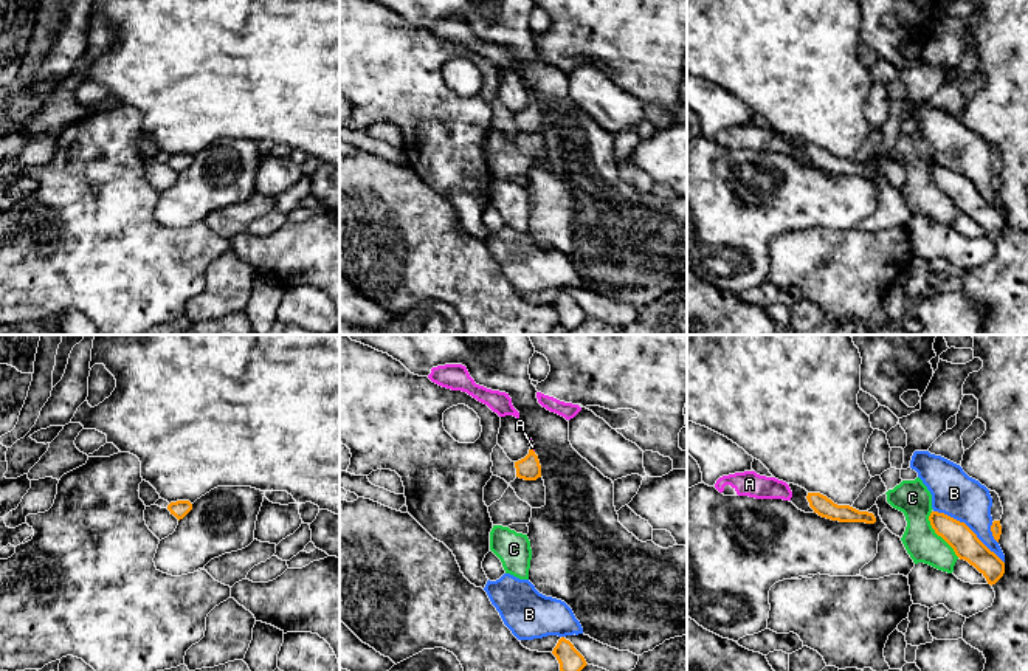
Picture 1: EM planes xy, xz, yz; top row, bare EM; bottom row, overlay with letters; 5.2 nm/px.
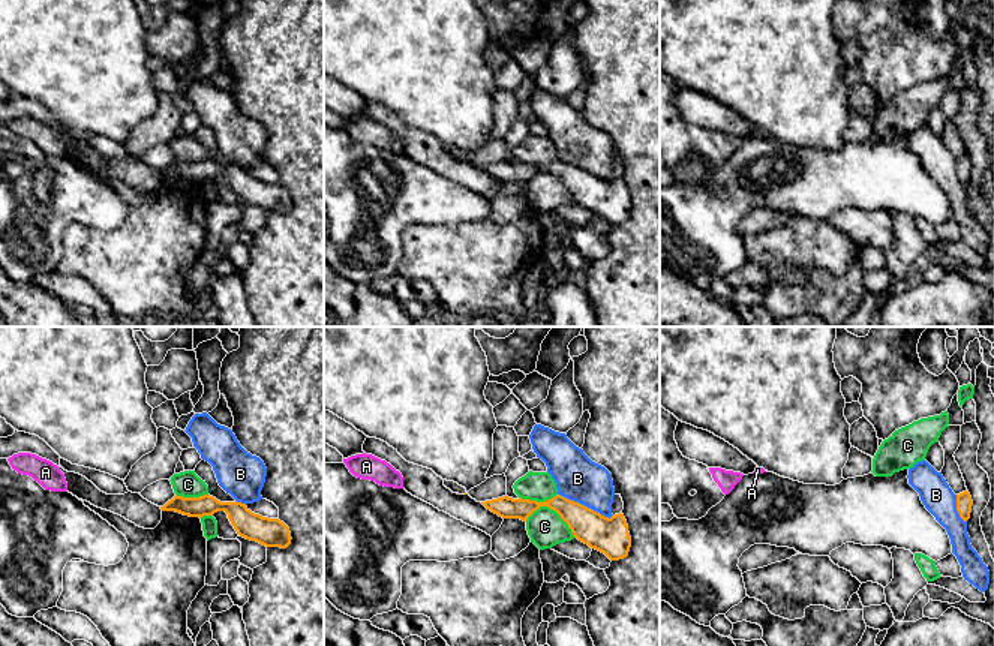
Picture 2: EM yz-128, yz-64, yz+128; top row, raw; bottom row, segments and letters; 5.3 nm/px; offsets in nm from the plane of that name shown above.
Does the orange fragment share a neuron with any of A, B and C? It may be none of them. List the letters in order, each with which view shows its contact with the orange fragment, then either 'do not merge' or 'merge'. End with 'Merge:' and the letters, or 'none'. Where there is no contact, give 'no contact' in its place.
A: contact in xz; merge
B: contact in yz; do not merge
C: contact in yz; do not merge
Merge: A

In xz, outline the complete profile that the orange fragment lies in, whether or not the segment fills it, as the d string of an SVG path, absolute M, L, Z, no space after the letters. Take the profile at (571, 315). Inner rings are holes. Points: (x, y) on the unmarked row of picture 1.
M561 290L558 293L552 307L557 310L558 316L560 316L560 324L566 330L572 330L572 329L578 327L588 318L585 310L564 290Z

